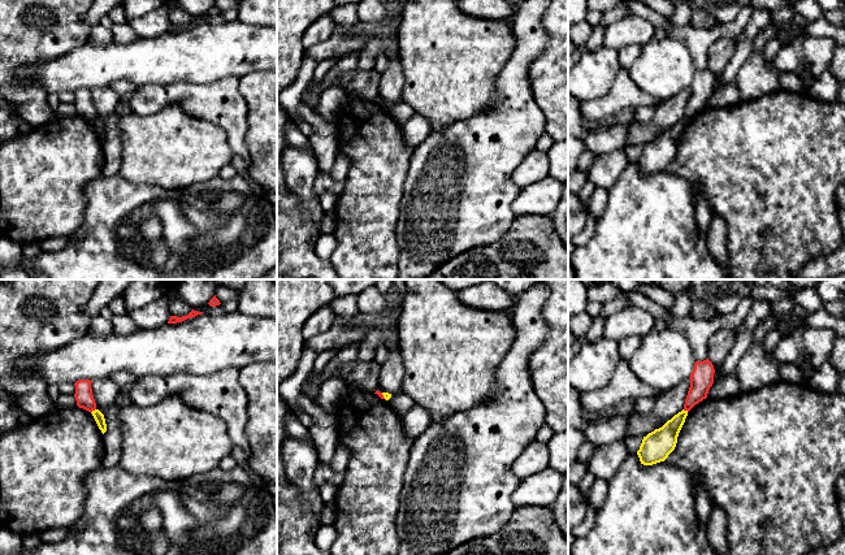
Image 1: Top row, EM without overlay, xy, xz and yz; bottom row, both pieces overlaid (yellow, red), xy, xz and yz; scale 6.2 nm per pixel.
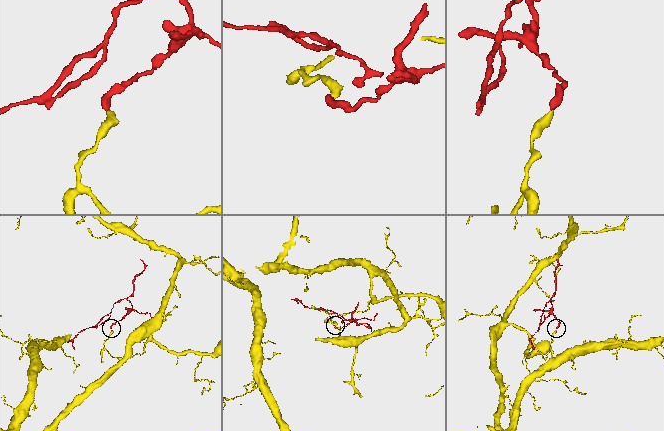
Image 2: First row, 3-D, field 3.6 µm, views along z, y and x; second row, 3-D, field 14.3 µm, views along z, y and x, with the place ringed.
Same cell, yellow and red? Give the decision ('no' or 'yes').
no

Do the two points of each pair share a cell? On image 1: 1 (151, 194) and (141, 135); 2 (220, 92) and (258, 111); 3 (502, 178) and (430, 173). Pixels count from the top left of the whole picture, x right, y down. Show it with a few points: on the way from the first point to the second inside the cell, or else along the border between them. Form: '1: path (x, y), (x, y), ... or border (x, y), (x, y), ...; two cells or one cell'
1: border (121, 173), (129, 181), (157, 185), (173, 191); two cells
2: border (238, 79), (238, 90), (247, 105), (246, 135); two cells
3: path (484, 178), (459, 178), (449, 173); one cell

